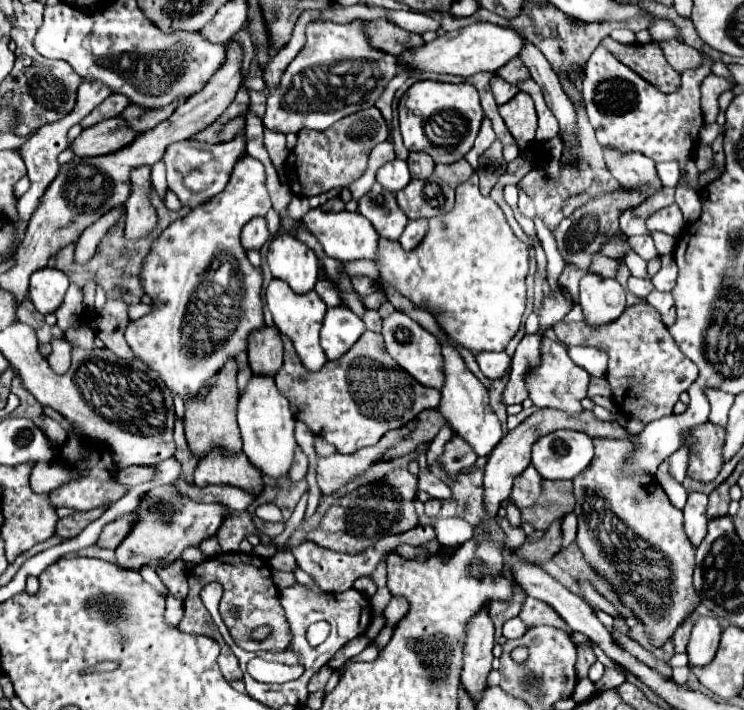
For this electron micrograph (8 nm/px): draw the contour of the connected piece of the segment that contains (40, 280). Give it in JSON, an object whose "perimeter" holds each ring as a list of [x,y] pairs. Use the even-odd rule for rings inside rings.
{"perimeter":[[[40,268],[30,278],[30,300],[40,314],[52,314],[62,306],[68,276],[58,268]]]}

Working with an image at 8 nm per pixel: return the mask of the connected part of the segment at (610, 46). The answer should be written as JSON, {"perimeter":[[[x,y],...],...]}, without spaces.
{"perimeter":[[[606,36],[600,46],[612,52],[622,64],[628,68],[636,68],[636,72],[644,72],[642,76],[652,82],[660,92],[676,92],[680,88],[680,74],[668,64],[662,48],[656,42],[650,44],[620,44]]]}

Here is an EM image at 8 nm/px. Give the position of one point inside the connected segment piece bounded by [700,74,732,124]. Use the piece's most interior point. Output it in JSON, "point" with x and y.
{"point":[713,86]}

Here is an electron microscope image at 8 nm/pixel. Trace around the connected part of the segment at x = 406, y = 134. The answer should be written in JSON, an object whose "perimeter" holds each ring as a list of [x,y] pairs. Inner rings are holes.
{"perimeter":[[[420,80],[408,88],[398,104],[400,130],[404,146],[410,152],[426,152],[434,162],[458,162],[474,146],[484,112],[480,108],[478,90],[472,84],[446,84],[436,80]]]}

